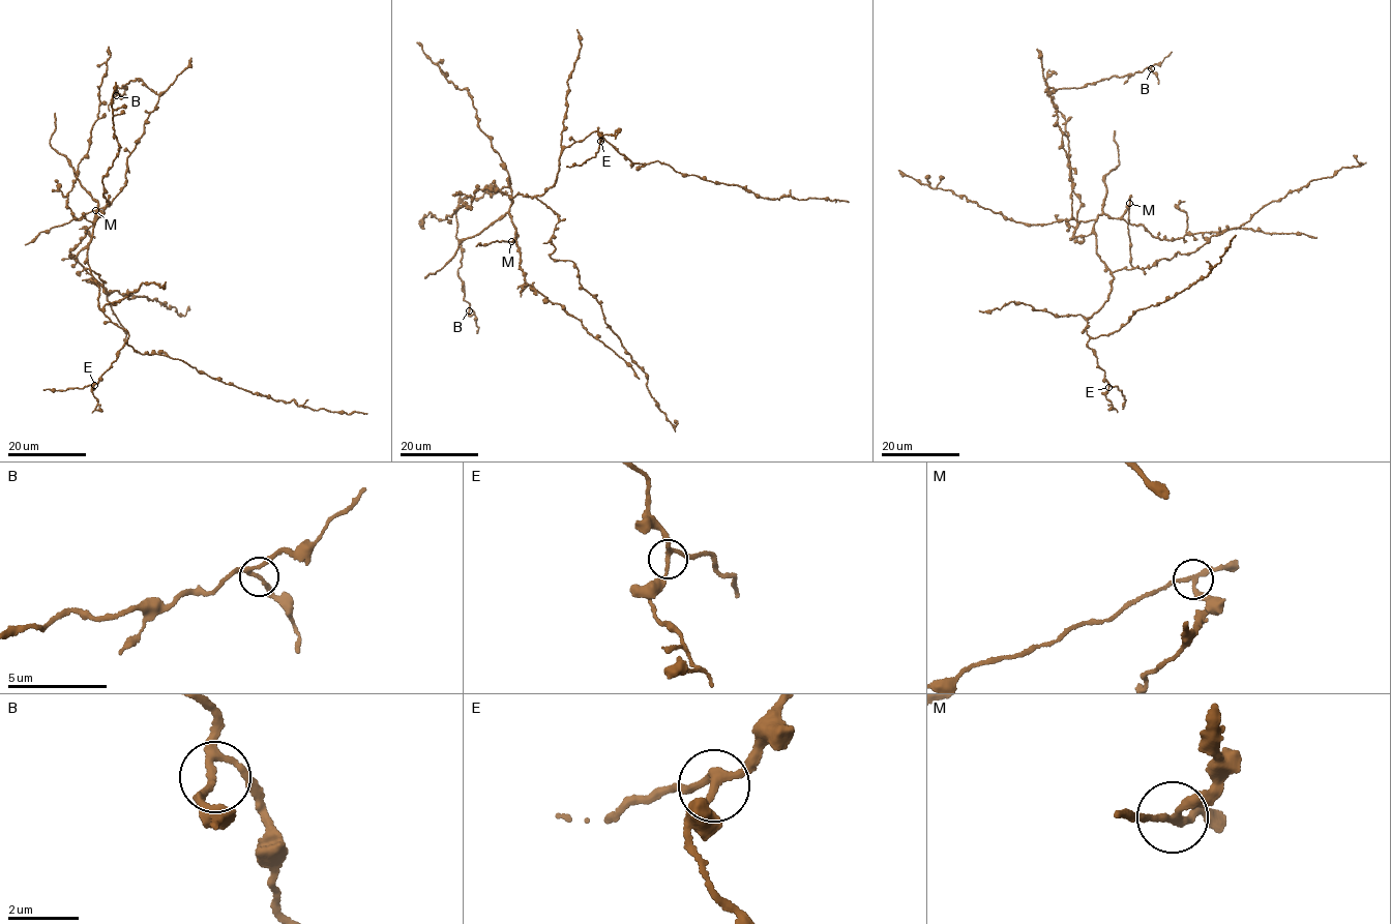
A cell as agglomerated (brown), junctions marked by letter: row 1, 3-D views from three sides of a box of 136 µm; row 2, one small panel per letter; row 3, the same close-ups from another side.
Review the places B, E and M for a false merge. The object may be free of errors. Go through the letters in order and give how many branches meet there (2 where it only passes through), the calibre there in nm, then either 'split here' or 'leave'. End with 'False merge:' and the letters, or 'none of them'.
B: branches 3; calibre 190 nm; leave
E: branches 3; calibre 200 nm; leave
M: branches 3; calibre 180 nm; split here
False merge: M

